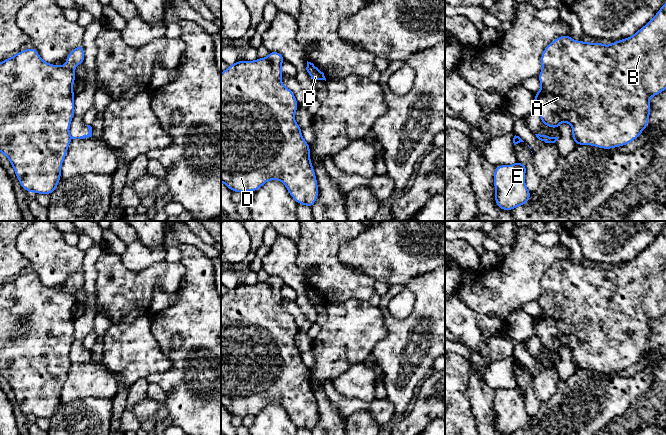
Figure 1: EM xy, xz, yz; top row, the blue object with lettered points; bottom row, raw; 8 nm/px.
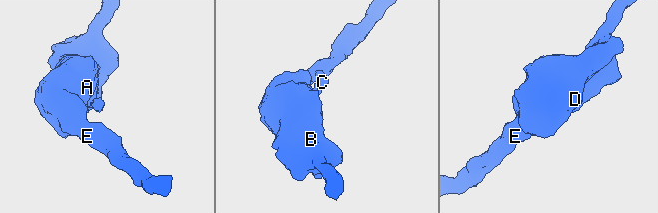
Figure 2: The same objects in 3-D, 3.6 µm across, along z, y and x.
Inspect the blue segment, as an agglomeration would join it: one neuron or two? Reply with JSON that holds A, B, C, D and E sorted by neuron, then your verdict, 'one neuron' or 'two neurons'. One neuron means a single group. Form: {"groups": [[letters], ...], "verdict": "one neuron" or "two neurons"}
{"groups": [["A", "B", "D", "E"], ["C"]], "verdict": "two neurons"}

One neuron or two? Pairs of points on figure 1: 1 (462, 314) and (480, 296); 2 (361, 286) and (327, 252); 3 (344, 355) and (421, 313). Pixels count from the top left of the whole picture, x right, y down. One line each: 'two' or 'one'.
1: two
2: one
3: two

